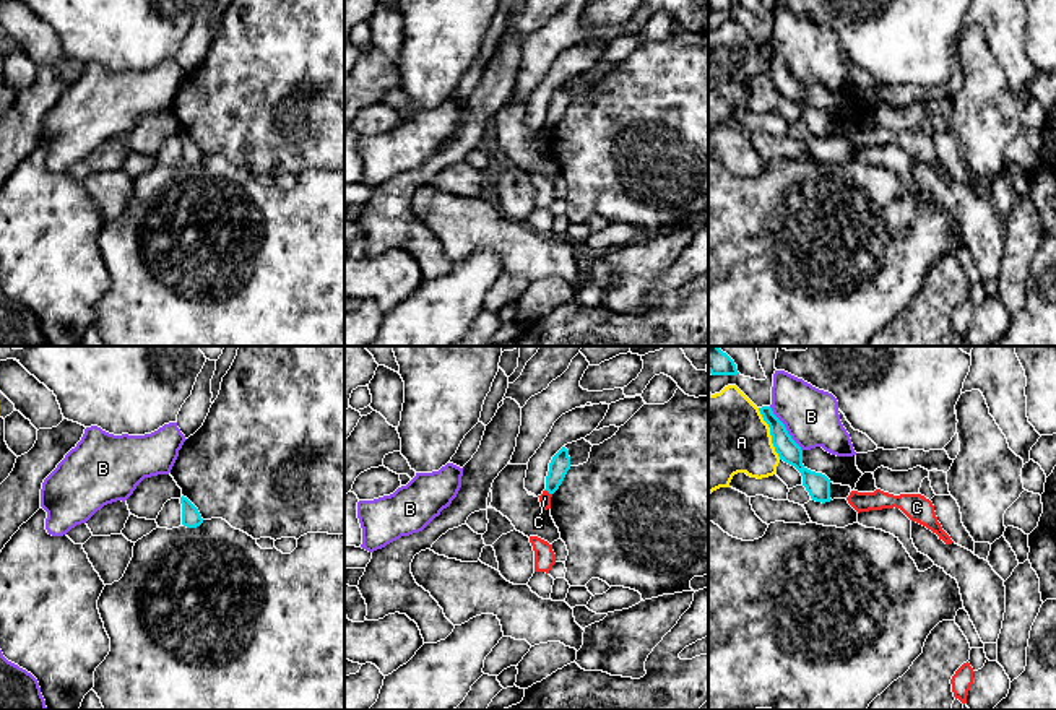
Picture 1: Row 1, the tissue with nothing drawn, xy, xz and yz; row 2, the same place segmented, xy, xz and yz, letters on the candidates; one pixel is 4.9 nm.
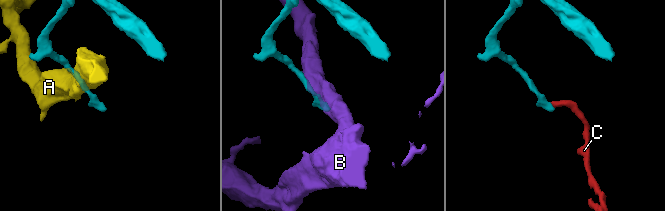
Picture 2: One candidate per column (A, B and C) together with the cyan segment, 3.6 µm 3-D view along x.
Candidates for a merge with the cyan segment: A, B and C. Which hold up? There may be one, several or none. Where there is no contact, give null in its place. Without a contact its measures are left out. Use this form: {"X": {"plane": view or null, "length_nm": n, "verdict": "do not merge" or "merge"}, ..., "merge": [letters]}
{"A": {"plane": "yz", "length_nm": 280, "verdict": "do not merge"}, "B": {"plane": "yz", "length_nm": 280, "verdict": "do not merge"}, "C": {"plane": "xz", "length_nm": 50, "verdict": "do not merge"}, "merge": []}

